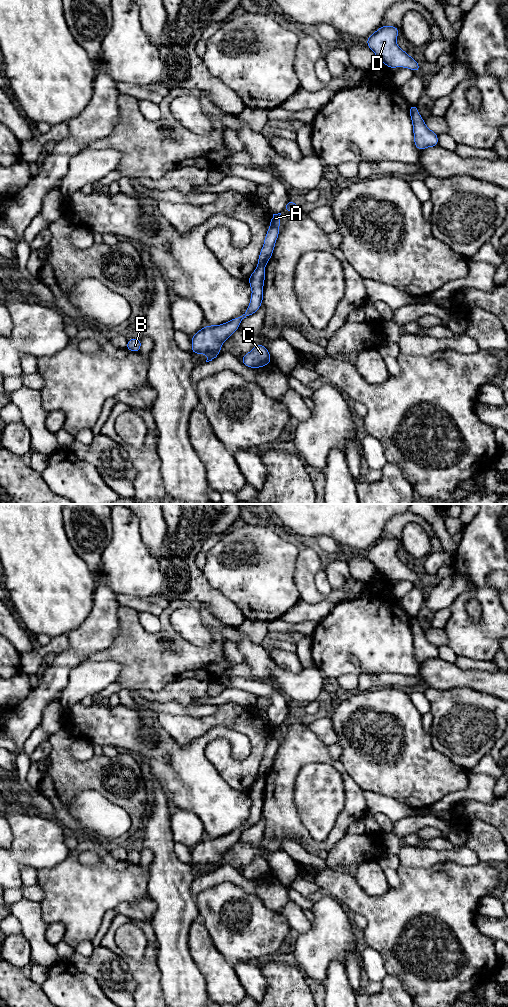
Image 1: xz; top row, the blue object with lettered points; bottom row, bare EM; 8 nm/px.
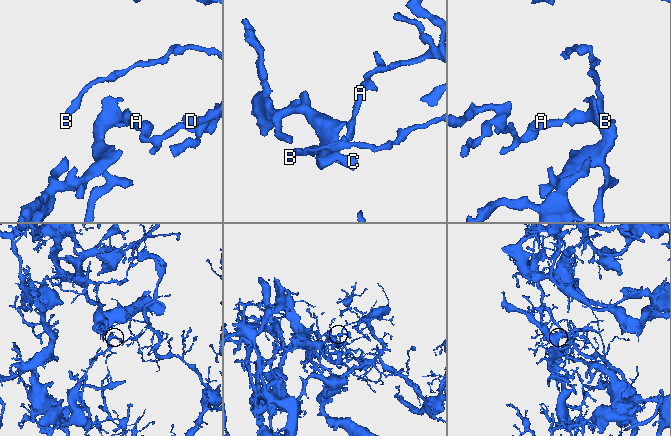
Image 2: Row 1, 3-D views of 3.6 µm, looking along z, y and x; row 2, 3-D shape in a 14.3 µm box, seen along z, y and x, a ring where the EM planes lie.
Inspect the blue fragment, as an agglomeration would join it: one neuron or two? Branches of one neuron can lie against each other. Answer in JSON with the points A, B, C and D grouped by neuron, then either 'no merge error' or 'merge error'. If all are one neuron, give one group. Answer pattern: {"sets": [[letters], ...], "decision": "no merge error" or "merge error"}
{"sets": [["A", "B", "D"], ["C"]], "decision": "merge error"}

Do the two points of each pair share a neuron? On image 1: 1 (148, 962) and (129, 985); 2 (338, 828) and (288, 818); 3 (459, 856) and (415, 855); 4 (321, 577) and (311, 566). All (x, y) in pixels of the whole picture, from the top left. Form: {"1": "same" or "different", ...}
{"1": "different", "2": "same", "3": "same", "4": "different"}

